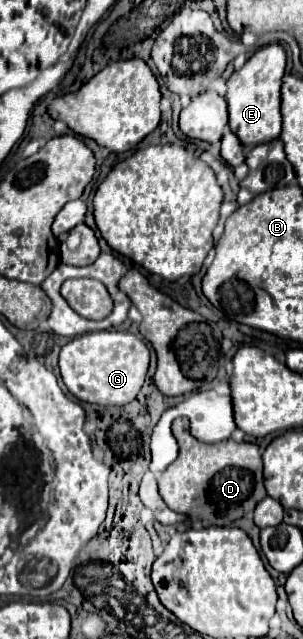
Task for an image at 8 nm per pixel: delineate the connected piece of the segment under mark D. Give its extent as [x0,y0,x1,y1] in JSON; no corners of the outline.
[159,418,267,546]

